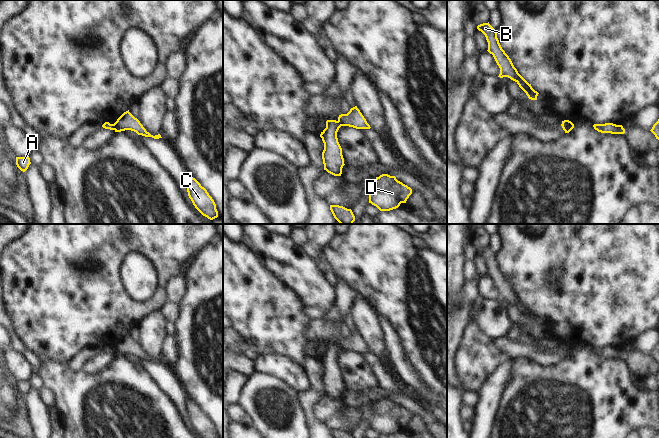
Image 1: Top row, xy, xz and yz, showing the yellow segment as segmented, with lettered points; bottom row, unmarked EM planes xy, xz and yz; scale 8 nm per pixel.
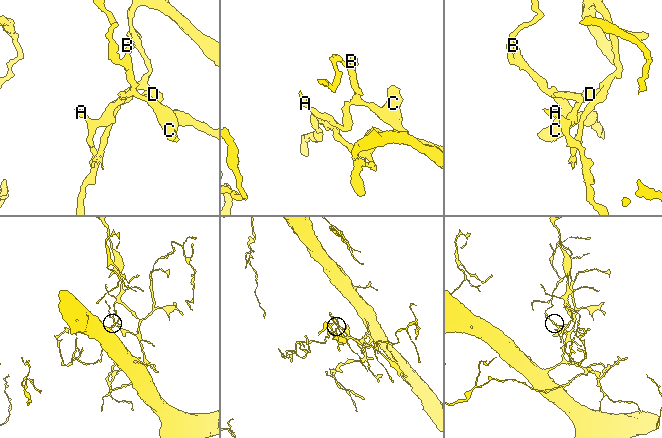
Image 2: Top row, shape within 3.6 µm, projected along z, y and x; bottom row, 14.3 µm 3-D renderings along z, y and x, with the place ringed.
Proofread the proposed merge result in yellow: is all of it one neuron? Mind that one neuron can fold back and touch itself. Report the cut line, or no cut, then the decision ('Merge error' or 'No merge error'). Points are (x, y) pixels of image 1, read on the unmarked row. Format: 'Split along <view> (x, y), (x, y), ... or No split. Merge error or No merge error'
Split along xy (114, 347), (113, 353). Merge error

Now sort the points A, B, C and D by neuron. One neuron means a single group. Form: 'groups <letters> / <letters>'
groups A / B C D

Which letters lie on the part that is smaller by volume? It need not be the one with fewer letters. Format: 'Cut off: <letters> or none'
Cut off: A

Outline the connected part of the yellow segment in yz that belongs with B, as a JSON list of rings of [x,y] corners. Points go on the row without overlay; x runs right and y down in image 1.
[[[483,247],[477,250],[477,253],[481,255],[488,266],[488,276],[493,279],[497,289],[500,292],[500,298],[498,301],[508,301],[515,305],[519,311],[526,317],[529,323],[537,324],[538,316],[535,315],[531,308],[529,308],[514,291],[511,283],[502,273],[499,264],[497,262],[497,255],[488,247]]]

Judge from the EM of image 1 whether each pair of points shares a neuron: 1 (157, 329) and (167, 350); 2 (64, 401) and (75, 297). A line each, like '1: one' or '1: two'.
1: two
2: two

